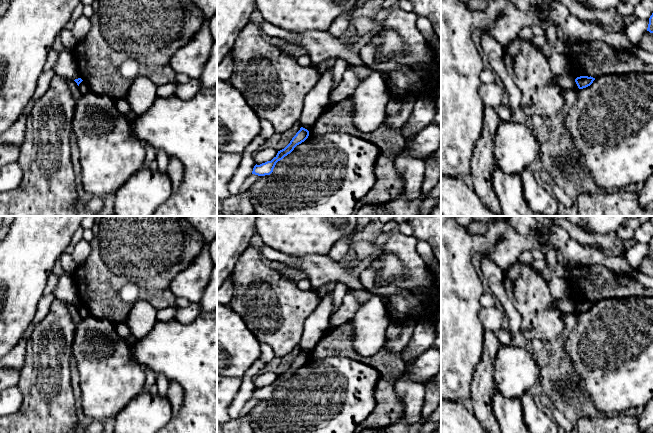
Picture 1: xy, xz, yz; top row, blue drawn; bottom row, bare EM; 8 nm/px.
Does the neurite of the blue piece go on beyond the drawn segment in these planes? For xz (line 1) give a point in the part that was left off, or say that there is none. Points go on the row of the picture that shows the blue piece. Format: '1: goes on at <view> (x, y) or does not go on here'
1: does not go on here

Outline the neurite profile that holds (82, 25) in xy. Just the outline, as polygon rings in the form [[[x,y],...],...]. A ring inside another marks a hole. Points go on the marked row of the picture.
[[[85,15],[80,16],[74,23],[72,34],[77,42],[81,42],[89,33],[91,28],[90,19]]]

